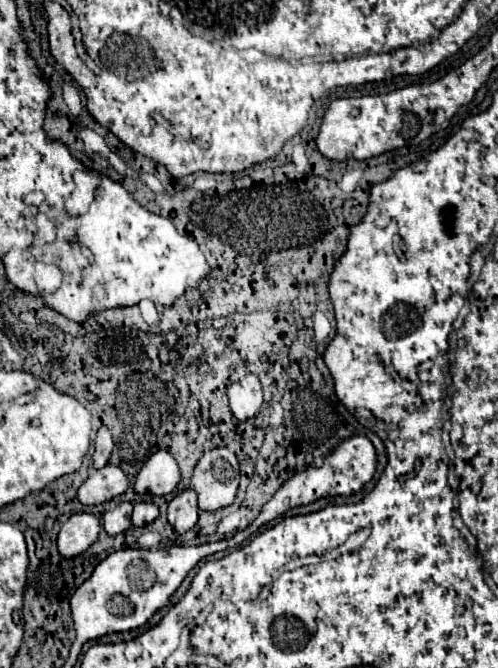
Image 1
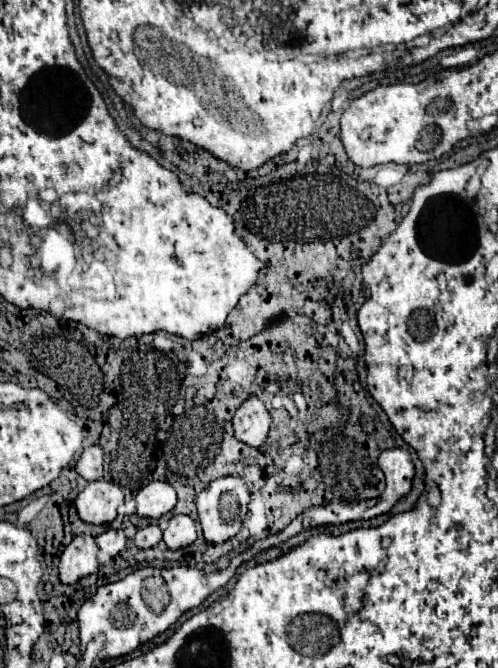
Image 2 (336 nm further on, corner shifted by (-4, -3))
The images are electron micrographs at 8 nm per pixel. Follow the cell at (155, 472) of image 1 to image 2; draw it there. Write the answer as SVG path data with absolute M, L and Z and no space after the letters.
M150 482L144 486L138 496L138 516L140 518L152 518L158 520L166 512L170 512L176 506L176 492L168 482Z

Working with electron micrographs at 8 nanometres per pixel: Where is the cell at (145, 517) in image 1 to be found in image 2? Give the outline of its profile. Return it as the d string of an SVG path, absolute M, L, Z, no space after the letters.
M150 524L146 528L140 528L134 536L134 542L138 548L152 548L162 540L162 530L158 528L158 524Z

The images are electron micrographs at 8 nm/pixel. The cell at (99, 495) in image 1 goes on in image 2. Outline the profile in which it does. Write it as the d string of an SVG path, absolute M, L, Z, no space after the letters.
M106 480L90 482L76 496L76 510L86 524L110 524L116 518L116 510L122 504L122 490Z

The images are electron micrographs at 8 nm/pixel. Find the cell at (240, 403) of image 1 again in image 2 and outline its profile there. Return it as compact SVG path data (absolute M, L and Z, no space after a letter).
M250 396L234 414L234 436L252 448L260 448L268 438L270 422L272 416L264 402L258 396Z

